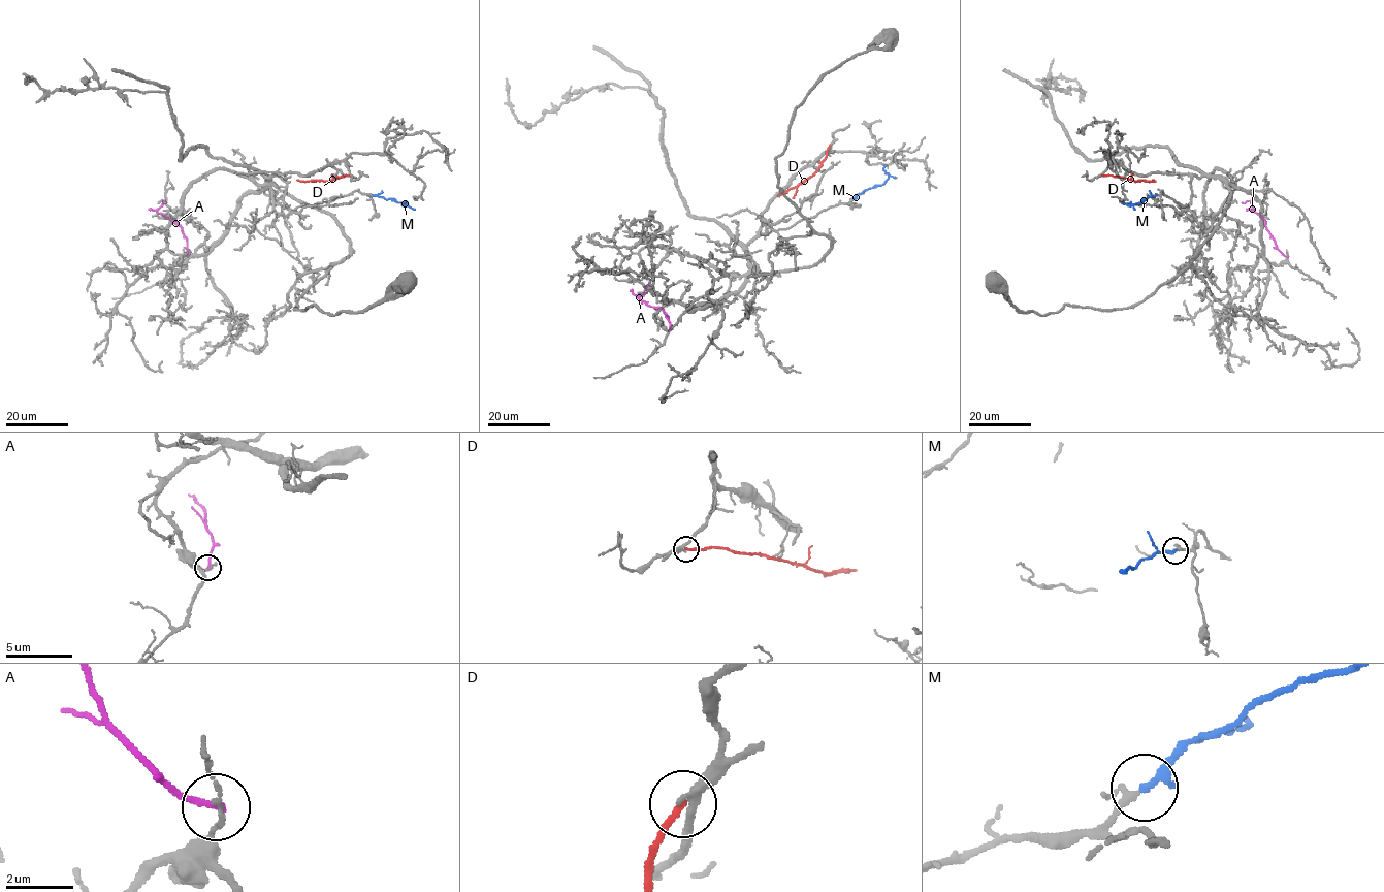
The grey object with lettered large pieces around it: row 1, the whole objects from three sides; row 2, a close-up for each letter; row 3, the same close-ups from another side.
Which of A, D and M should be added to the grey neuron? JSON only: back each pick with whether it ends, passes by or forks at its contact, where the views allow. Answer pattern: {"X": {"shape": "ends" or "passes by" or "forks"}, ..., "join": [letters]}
{"M": {"shape": "ends"}, "join": ["M"]}

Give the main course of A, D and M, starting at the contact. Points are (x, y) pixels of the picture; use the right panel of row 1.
A: (1287, 256), (1278, 249), (1263, 220), (1250, 200), (1242, 202)
D: (1101, 174), (1133, 181), (1153, 180)
M: (1156, 195), (1132, 204), (1123, 201)

